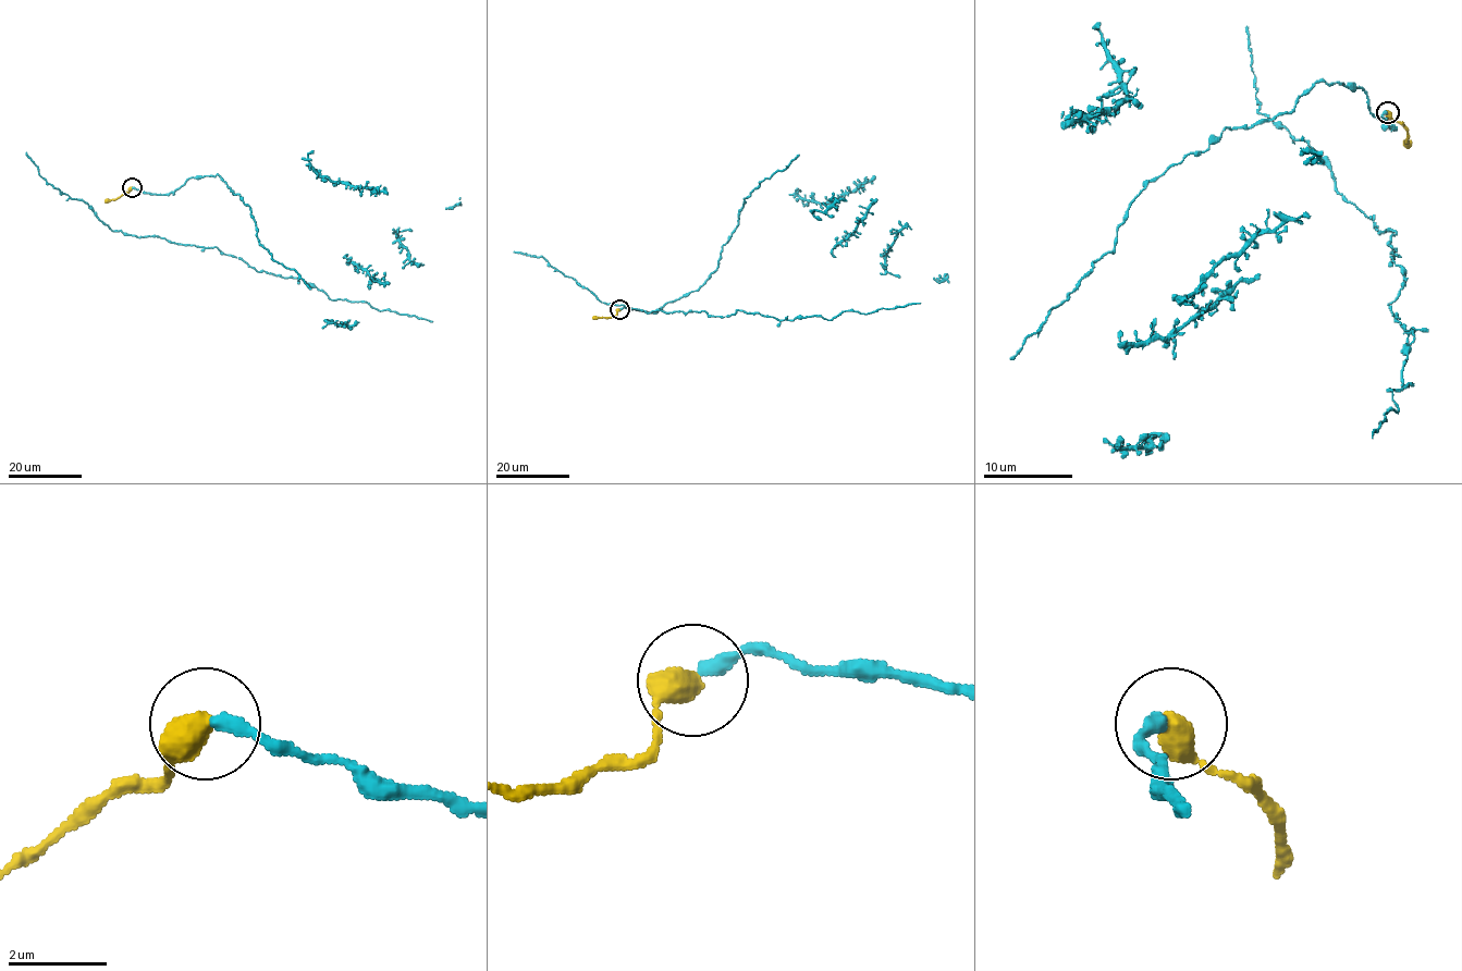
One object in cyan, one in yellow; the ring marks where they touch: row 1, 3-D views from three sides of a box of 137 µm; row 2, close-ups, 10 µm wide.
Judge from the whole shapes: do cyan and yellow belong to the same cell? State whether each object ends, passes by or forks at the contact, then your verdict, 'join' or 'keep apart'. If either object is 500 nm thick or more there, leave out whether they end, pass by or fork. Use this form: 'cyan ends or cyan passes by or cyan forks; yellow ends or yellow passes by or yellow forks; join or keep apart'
join

